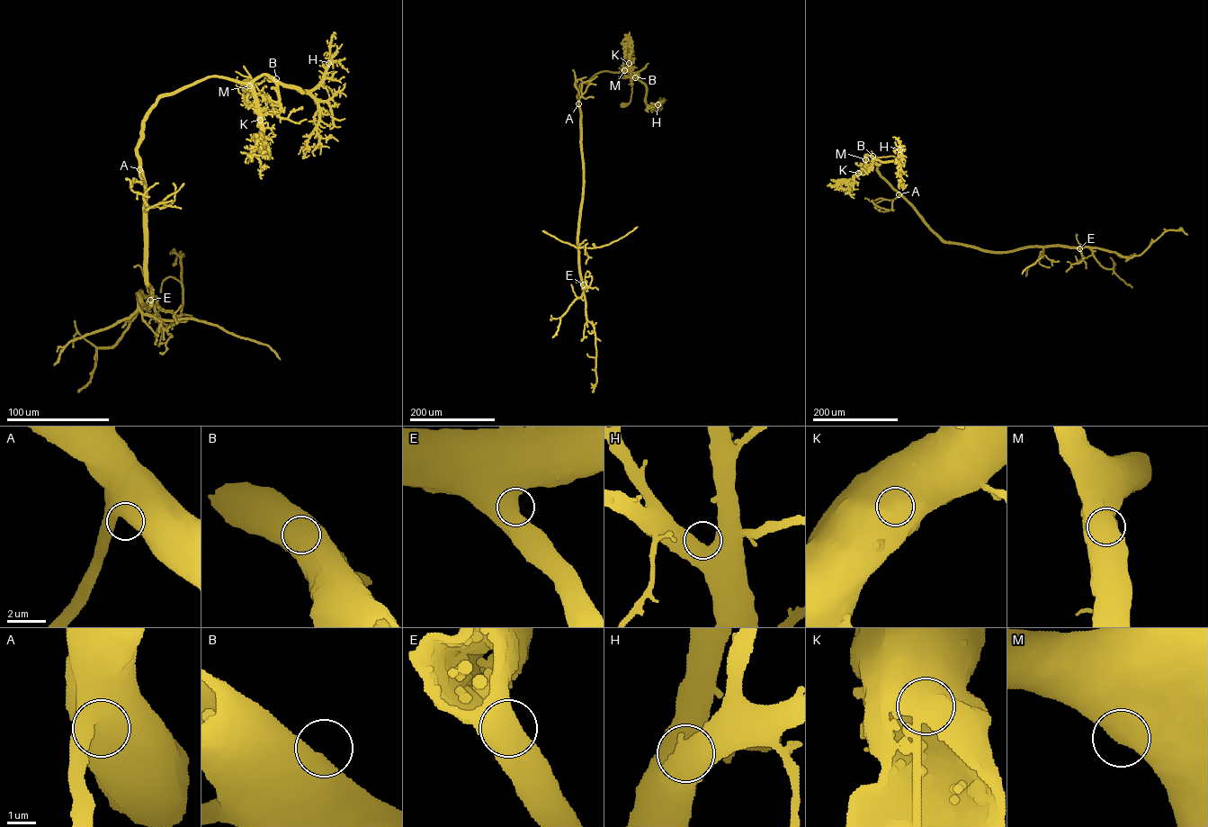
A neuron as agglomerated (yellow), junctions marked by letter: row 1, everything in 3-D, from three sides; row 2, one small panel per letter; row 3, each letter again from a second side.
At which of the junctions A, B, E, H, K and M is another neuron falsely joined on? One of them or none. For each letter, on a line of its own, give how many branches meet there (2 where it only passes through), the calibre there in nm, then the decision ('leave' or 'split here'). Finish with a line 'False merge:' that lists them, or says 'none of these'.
A: 1 branches meet; 750 nm thick; leave
B: 1 branches meet; 700 nm thick; leave
E: 1 branches meet; 800 nm thick; leave
H: 1 branches meet; 900 nm thick; leave
K: 1 branches meet; 1350 nm thick; leave
M: 1 branches meet; 750 nm thick; leave
False merge: none of these

